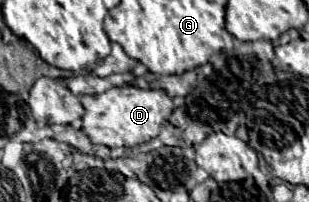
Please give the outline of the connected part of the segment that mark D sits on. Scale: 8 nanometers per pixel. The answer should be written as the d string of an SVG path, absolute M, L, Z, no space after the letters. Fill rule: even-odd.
M126 84L120 88L110 88L96 96L80 96L80 102L86 110L82 116L84 134L90 138L92 130L106 128L106 130L116 132L124 140L124 146L138 146L142 142L156 138L160 134L162 122L174 110L174 104L164 90L142 90L132 84Z

